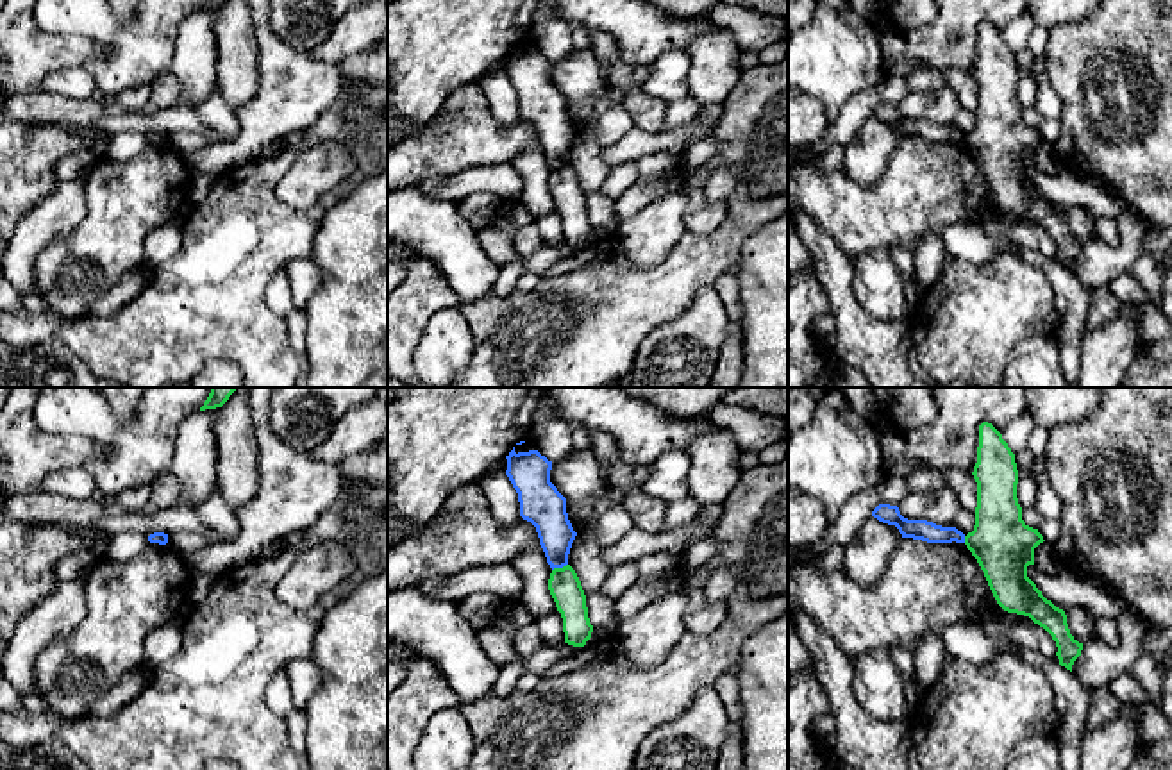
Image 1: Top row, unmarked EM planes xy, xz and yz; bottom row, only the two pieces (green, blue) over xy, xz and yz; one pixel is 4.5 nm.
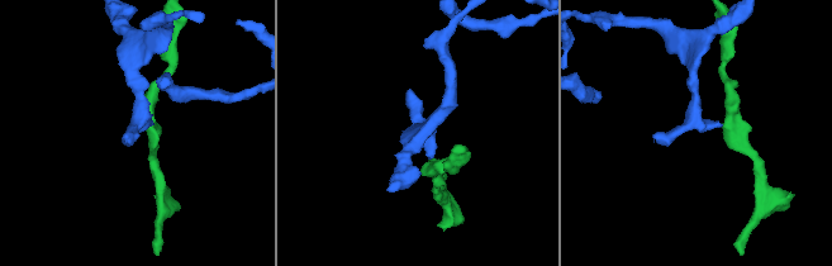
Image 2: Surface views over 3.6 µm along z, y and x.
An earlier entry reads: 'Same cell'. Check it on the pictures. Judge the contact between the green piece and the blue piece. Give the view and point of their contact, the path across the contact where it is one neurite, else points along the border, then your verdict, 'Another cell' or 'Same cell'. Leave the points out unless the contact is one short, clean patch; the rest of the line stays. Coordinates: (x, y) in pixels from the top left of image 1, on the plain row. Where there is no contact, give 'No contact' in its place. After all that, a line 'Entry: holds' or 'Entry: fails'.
Touches green at xz (560, 168). Boundary: xz (567, 163), (552, 170). Another cell
Entry: fails

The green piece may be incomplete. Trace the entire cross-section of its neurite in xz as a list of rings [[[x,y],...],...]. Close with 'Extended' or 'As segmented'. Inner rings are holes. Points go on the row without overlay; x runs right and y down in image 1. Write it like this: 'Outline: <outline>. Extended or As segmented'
Outline: [[[570,164],[554,168],[548,189],[563,218],[565,243],[584,247],[591,238],[593,225],[588,218],[586,195],[575,170]]]. As segmented

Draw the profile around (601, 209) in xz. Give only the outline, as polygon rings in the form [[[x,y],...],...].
[[[602,189],[584,195],[588,218],[593,227],[606,227],[609,223],[613,223],[615,227],[618,225],[613,198],[609,198]]]

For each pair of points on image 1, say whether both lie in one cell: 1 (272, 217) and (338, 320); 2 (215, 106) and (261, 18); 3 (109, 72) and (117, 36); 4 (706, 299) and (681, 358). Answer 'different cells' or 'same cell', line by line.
1: different cells
2: different cells
3: same cell
4: same cell

